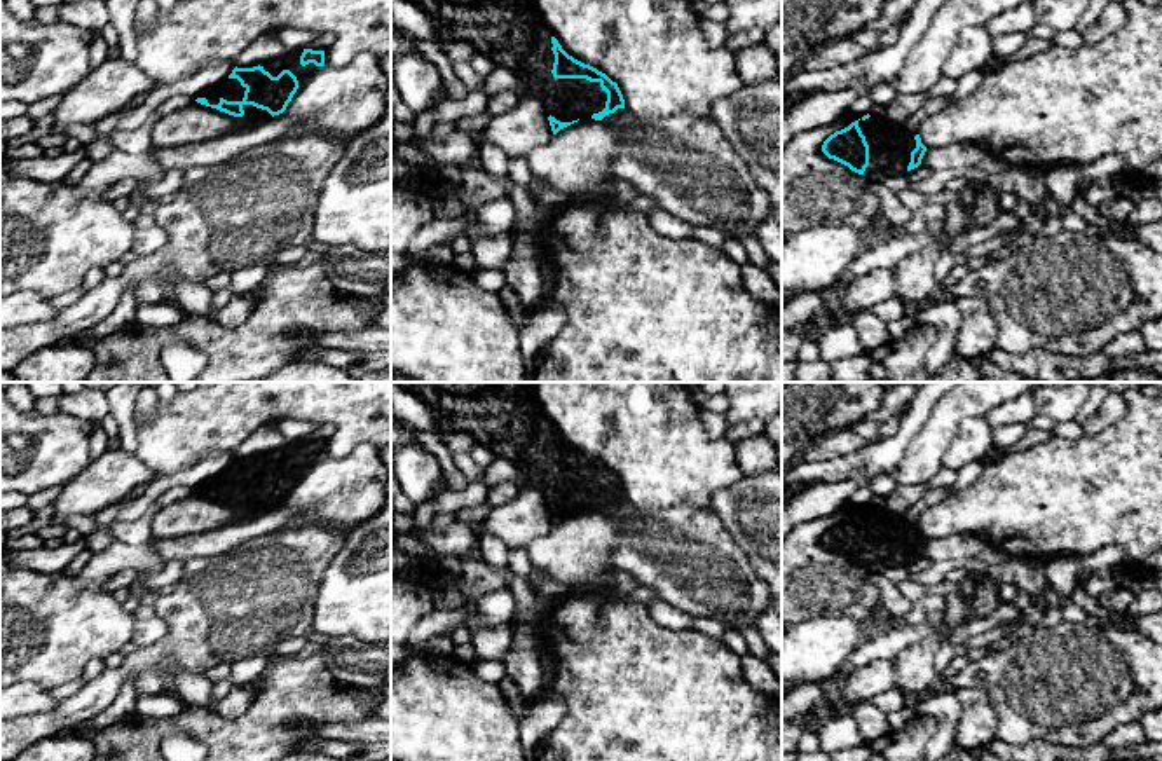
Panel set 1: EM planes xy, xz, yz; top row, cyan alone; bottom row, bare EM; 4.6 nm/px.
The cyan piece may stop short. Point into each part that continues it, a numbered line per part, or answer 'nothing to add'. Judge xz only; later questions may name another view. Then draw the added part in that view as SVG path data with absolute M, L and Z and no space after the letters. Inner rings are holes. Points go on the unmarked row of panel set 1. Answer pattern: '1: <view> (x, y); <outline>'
1: xz (506, 418); M393 382L448 415L448 428L485 445L496 459L513 461L525 482L537 483L560 513L605 499L600 473L555 470L551 421L537 400L537 382Z

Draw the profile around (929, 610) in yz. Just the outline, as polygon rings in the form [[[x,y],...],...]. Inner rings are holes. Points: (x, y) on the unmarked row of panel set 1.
[[[923,592],[906,616],[892,618],[892,627],[930,627],[935,628],[946,620],[946,597],[933,592]]]

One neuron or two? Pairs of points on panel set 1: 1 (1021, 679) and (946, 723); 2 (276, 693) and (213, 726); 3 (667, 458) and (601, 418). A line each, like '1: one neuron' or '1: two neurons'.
1: two neurons
2: one neuron
3: one neuron

